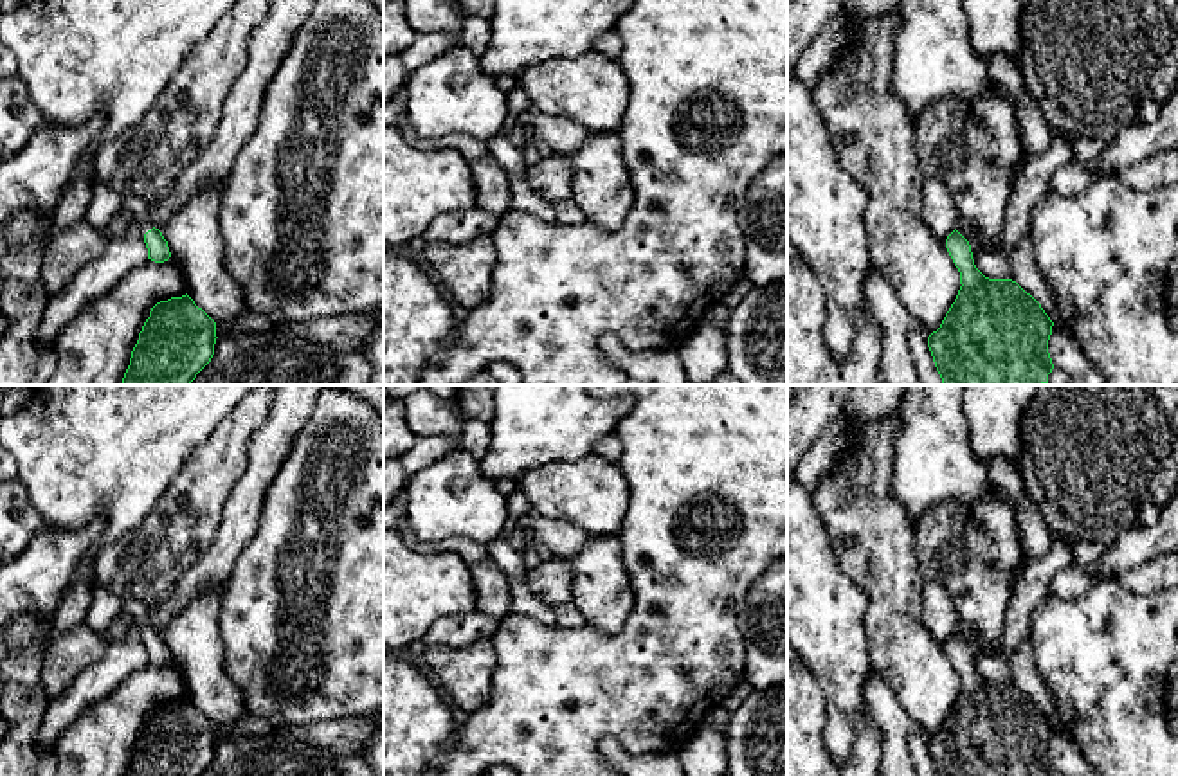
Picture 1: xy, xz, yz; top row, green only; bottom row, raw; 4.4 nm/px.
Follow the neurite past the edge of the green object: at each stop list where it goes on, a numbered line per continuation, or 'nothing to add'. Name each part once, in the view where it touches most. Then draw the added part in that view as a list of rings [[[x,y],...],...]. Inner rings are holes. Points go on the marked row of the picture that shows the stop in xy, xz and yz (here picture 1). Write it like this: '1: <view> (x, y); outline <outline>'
1: xy (135, 204); outline [[[124,196],[122,207],[133,212],[135,221],[139,221],[142,227],[142,236],[153,229],[153,223],[148,218],[148,203],[140,196]]]

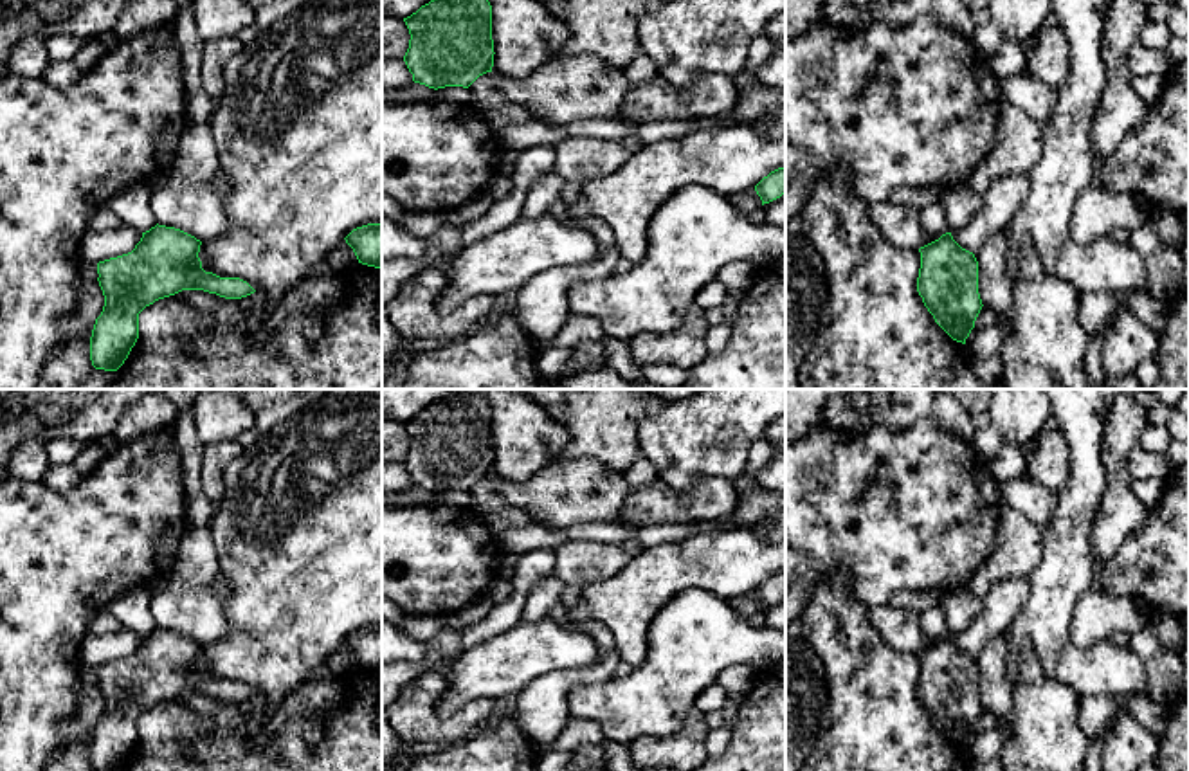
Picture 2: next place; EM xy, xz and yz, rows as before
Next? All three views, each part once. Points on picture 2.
nothing to add

